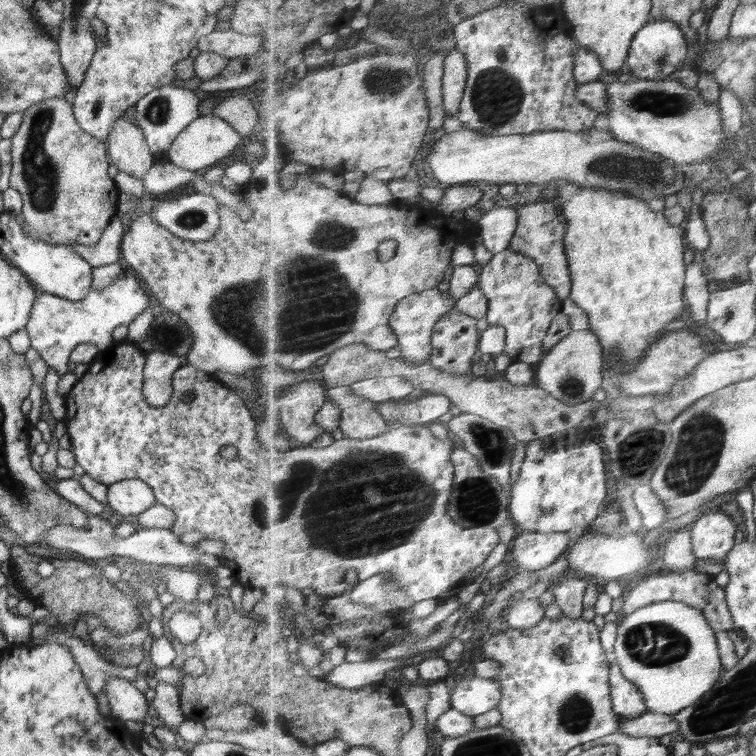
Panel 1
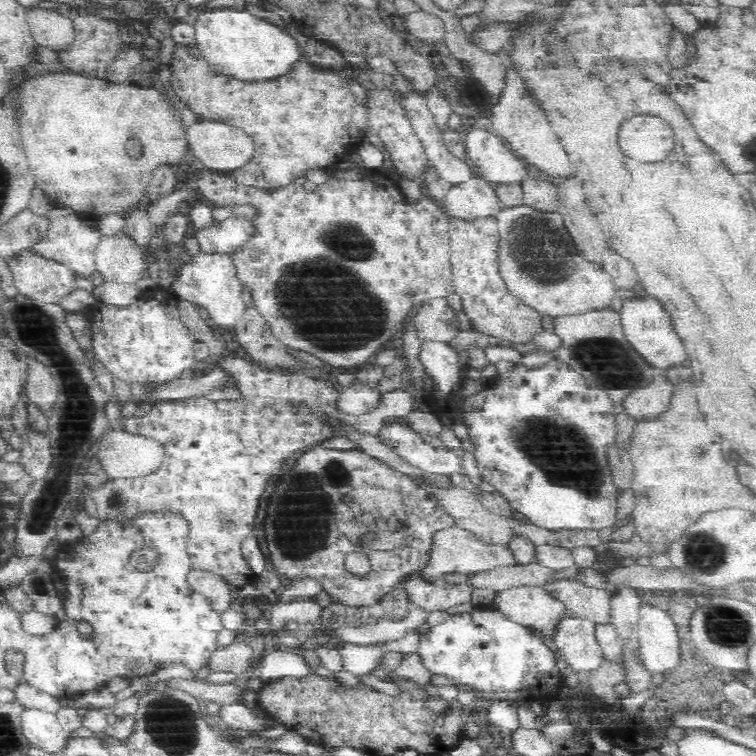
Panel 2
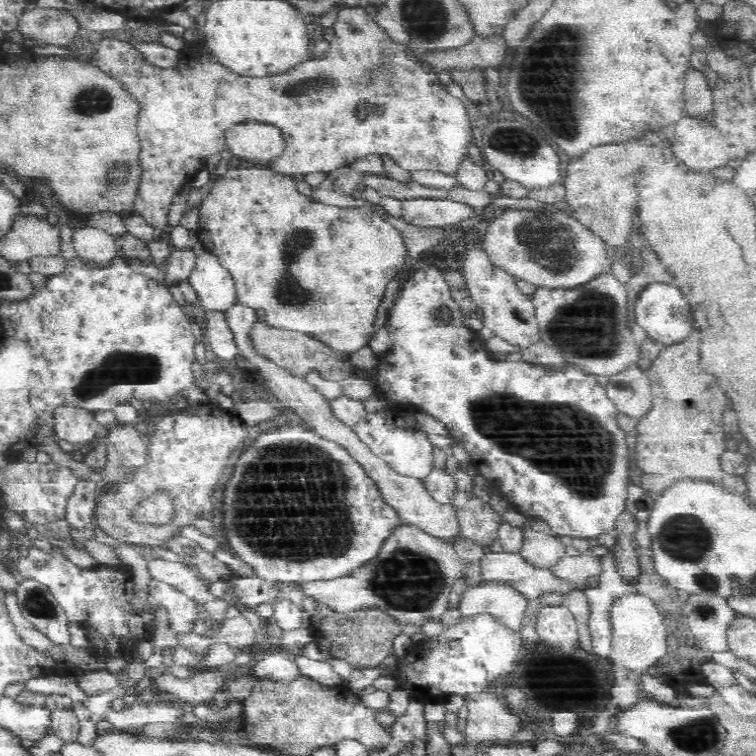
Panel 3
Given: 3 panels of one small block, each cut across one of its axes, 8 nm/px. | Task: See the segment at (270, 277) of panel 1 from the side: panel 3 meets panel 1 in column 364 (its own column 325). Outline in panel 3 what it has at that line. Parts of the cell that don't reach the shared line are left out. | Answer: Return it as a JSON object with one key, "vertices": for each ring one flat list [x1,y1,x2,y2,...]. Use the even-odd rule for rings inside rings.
{"vertices":[[268,167,229,168,227,172,216,177,216,180,209,184,199,208,199,226,196,231,203,243,204,250,216,256,221,265,226,267,226,270,229,270,233,276,237,289,237,303,256,311,257,321,264,322,272,328,302,333,314,339,320,339,334,350,345,354,354,354,364,346,369,346,368,341,371,339,368,336,375,333,374,326,378,308,380,308,380,304,386,296,386,290,388,290,390,282,394,282,396,276,400,274,400,270,404,268,407,255,402,235,390,222,386,221,386,218,382,218,378,212,375,212,374,208,368,203,358,208,340,208,339,206,318,202,311,197,300,194,293,177,276,174,270,171],[324,272,328,272,328,278,322,278]]}

